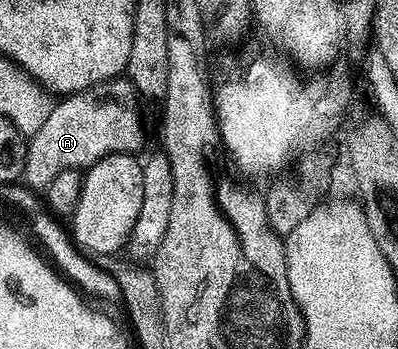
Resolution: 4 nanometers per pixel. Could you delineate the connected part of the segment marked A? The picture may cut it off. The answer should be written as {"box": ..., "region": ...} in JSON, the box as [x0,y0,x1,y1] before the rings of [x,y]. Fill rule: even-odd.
{"box":[22,77,144,191],"region":[[[124,77],[55,102],[45,124],[27,142],[22,176],[25,184],[40,191],[62,172],[85,170],[110,155],[137,154],[144,143],[138,105],[140,101],[136,91]]]}

